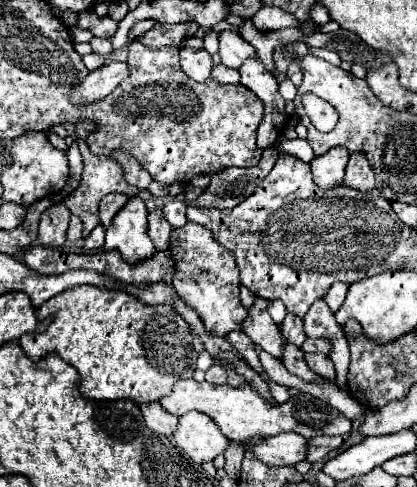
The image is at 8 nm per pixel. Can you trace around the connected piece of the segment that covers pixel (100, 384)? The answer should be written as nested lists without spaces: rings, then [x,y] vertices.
[[[76,286],[76,288],[64,290],[58,296],[54,296],[52,300],[48,300],[44,306],[38,308],[38,312],[40,312],[40,320],[52,318],[52,322],[48,324],[48,328],[44,332],[40,332],[38,336],[34,336],[34,344],[32,344],[32,334],[22,336],[20,338],[22,350],[26,352],[26,356],[30,356],[30,360],[32,358],[42,360],[48,354],[58,354],[62,360],[66,360],[68,364],[72,364],[78,370],[78,374],[80,374],[80,394],[86,400],[96,400],[96,402],[100,402],[100,400],[132,400],[136,404],[156,402],[162,396],[168,396],[172,392],[172,384],[176,380],[180,380],[180,378],[192,378],[194,376],[194,370],[196,370],[196,352],[194,352],[194,346],[192,346],[192,332],[190,332],[188,324],[184,324],[184,318],[178,312],[172,312],[170,306],[148,306],[148,304],[142,304],[140,300],[136,300],[134,296],[130,296],[124,290],[106,290],[106,288],[96,288],[96,286]]]

